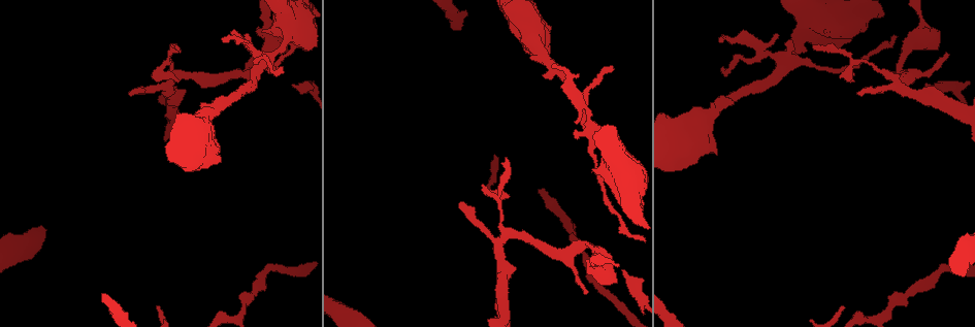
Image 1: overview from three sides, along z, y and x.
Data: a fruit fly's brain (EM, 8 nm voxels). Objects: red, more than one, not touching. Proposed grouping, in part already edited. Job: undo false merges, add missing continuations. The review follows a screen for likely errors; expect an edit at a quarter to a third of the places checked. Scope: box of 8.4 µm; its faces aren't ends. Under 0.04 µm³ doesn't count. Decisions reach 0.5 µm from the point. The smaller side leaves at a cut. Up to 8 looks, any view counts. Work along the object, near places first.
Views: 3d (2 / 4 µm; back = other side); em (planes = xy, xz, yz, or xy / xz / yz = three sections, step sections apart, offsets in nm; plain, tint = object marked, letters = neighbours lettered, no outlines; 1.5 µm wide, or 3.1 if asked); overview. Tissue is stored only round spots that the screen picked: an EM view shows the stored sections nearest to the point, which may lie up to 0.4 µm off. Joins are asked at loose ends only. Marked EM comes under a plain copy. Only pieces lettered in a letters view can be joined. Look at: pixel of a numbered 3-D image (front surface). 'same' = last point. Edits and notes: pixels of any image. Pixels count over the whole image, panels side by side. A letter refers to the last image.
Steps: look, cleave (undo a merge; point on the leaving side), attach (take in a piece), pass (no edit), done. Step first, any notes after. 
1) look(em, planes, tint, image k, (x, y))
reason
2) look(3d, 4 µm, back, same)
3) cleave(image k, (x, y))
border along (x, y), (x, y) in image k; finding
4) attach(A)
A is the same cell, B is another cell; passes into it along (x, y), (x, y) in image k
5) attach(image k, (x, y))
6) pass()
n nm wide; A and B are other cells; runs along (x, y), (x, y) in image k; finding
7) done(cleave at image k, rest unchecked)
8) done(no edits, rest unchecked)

look(3d, 4 µm, image 1, (591, 248))
thick turns thin

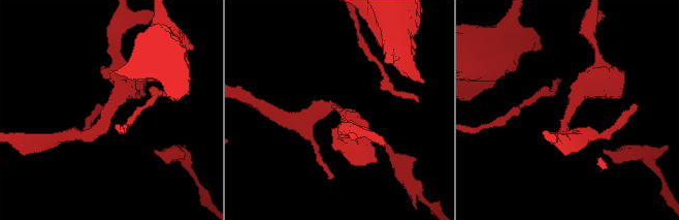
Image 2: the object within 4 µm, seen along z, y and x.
look(em, xz, step 8, tint, image 2, (110, 106))

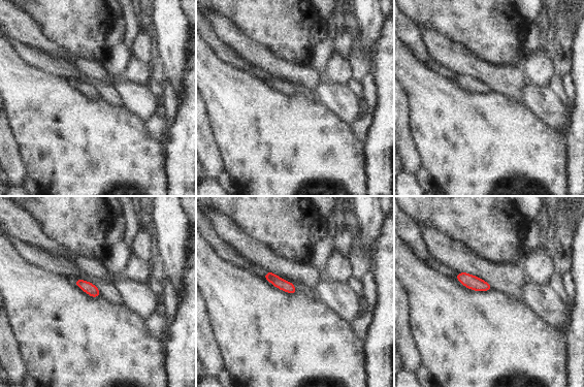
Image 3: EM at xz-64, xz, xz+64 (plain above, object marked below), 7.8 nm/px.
look(em, xy, step 4, letters, same)
cut it another way

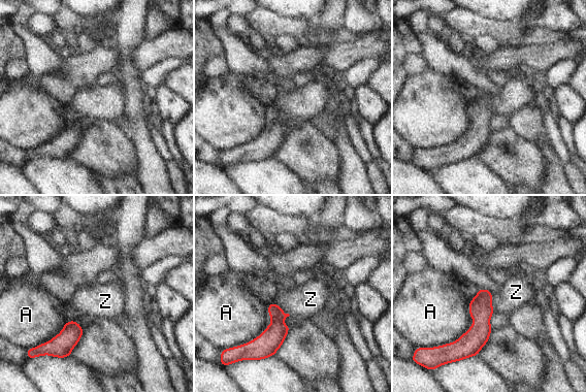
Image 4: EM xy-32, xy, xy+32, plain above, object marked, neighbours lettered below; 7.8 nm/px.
pass()
A and Z are other cells; border along (469, 301), (473, 324), (442, 346) in image 4; one neuron here

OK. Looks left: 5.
look(3d, 2 µm, image 1, (506, 235))
abrupt turn

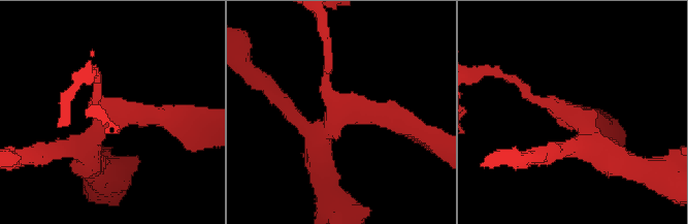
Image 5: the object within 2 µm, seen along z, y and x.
look(em, planes, letters, image 5, (112, 115))

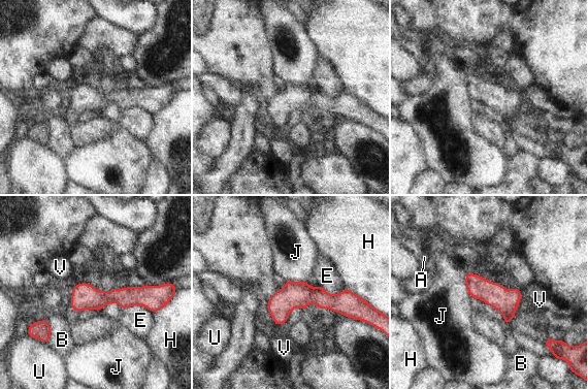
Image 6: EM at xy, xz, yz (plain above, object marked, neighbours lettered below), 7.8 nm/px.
pass()
A, B, E, H, J, U and V are other cells; border along (465, 273), (465, 287), (470, 297) in image 6; one neuron here

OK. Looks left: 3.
look(3d, 2 µm, image 1, (244, 303))
narrows sharply

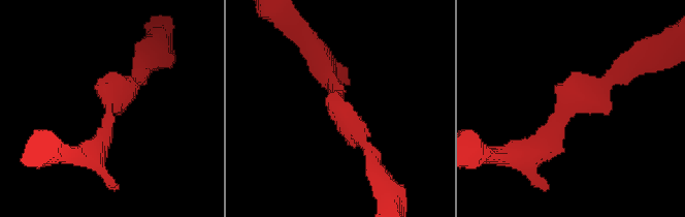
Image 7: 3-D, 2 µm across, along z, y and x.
look(em, planes, letters, image 7, (110, 102))
arms of 170, 200 nm

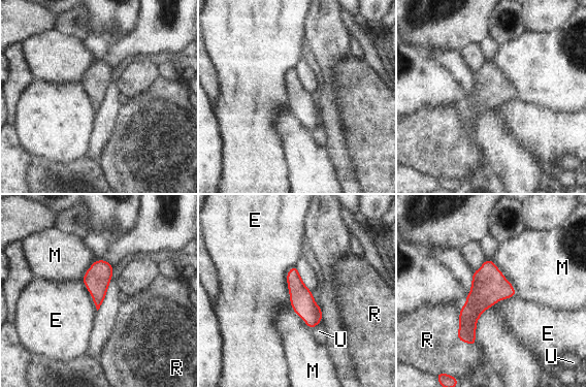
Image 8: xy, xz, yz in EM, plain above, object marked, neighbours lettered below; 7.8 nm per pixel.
pass()
M touches over 360 nm; E, M, R and U are other cells; border along (295, 265), (287, 273), (291, 303) in image 8; all the same neuron

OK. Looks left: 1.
done(no edits, rest unchecked)

